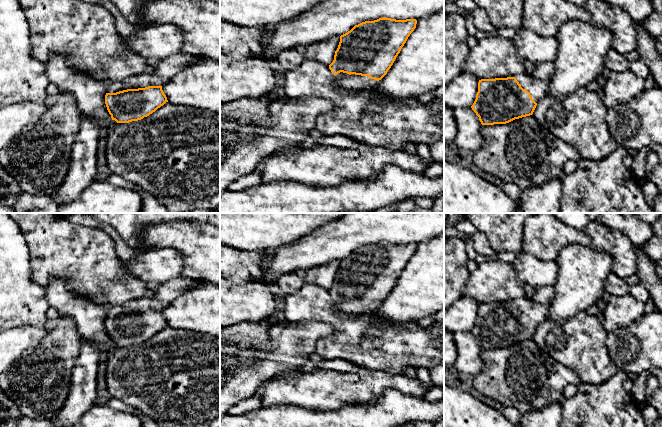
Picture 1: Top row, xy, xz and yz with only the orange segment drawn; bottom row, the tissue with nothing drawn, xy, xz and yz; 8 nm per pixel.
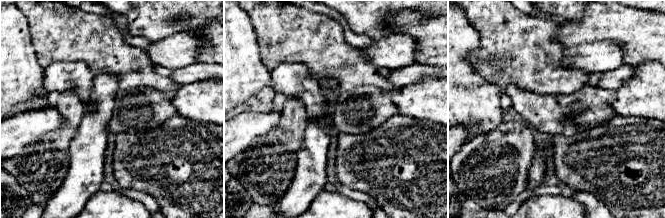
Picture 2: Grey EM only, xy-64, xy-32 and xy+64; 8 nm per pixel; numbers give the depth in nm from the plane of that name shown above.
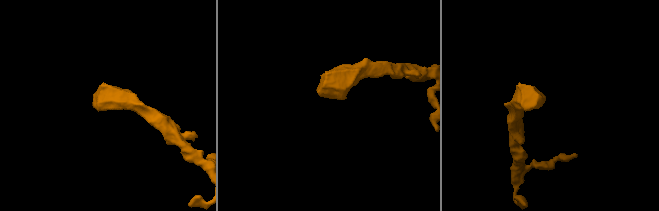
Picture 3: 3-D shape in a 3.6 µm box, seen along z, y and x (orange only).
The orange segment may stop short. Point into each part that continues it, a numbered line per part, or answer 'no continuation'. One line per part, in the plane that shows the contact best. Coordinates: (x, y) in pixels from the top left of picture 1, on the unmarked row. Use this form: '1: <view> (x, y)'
1: xy (142, 304)

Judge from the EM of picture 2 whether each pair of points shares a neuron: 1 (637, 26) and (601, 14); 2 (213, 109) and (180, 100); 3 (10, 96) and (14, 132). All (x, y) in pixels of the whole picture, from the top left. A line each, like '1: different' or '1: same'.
1: same
2: same
3: different

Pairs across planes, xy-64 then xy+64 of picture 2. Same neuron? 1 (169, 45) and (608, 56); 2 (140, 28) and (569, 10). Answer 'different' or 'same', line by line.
1: same
2: same

